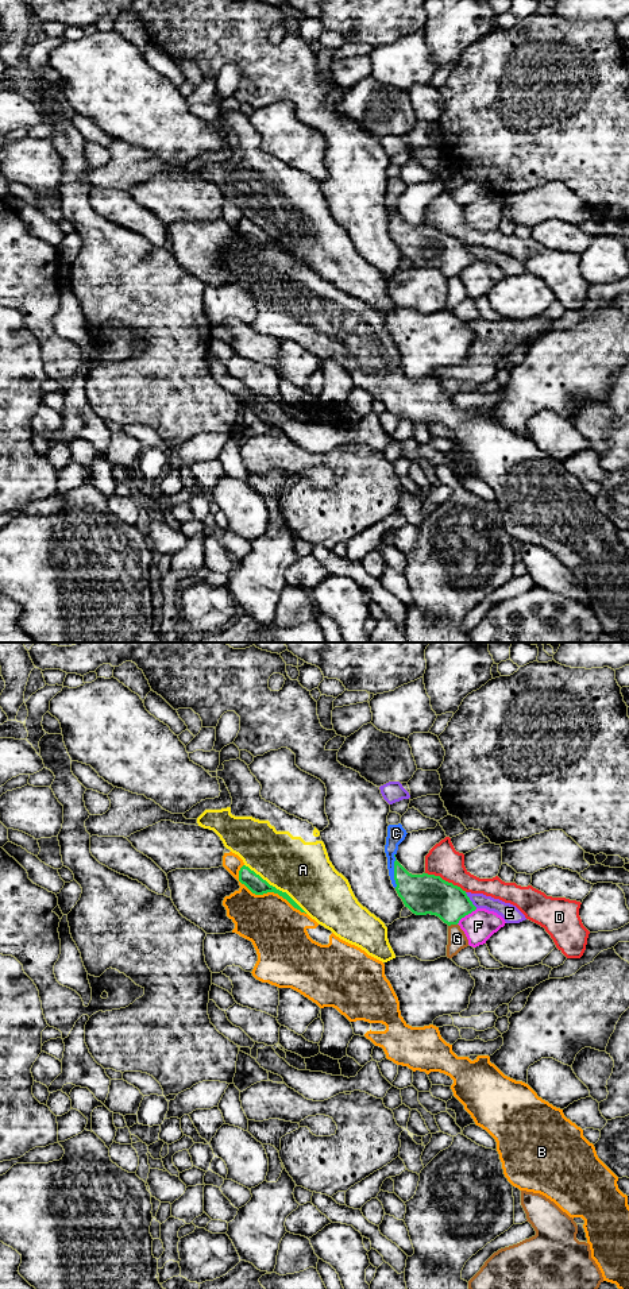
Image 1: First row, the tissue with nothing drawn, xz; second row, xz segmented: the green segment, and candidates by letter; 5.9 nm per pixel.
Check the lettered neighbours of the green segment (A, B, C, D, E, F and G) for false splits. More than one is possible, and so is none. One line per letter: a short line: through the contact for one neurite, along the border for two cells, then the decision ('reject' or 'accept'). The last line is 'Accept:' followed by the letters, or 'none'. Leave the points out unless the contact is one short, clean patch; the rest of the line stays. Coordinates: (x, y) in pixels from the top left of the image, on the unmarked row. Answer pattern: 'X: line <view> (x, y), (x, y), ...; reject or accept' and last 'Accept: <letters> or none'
A: reject
B: reject
C: line xz (424, 246), (413, 242), (394, 223), (392, 193), (396, 185); accept
D: reject
E: reject
F: reject
G: reject
Accept: C

